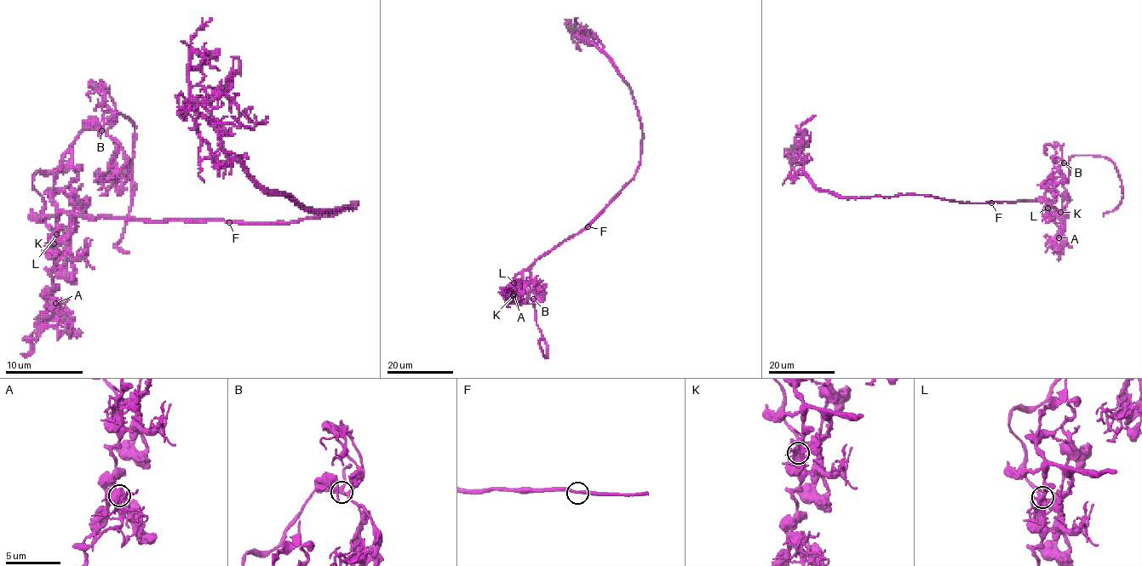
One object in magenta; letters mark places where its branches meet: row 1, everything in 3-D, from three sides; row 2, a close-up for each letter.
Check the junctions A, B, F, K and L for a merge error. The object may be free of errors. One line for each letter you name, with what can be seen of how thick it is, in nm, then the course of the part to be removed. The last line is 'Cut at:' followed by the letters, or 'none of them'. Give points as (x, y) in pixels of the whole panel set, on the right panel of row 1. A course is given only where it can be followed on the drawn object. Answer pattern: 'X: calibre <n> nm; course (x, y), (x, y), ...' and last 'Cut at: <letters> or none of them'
L: calibre 360 nm; course (1047, 208), (1040, 198), (959, 202), (926, 195), (840, 197), (820, 191), (794, 149), (798, 130), (816, 115)
Cut at: L

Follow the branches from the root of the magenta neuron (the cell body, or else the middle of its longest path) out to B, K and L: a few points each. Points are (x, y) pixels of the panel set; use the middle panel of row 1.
B: (587, 225), (541, 255), (523, 271), (523, 283), (508, 304), (503, 298), (515, 304), (532, 303), (533, 299)
K: (587, 225), (541, 255), (525, 269), (523, 283), (513, 295)
L: (587, 225), (517, 273), (513, 282)

